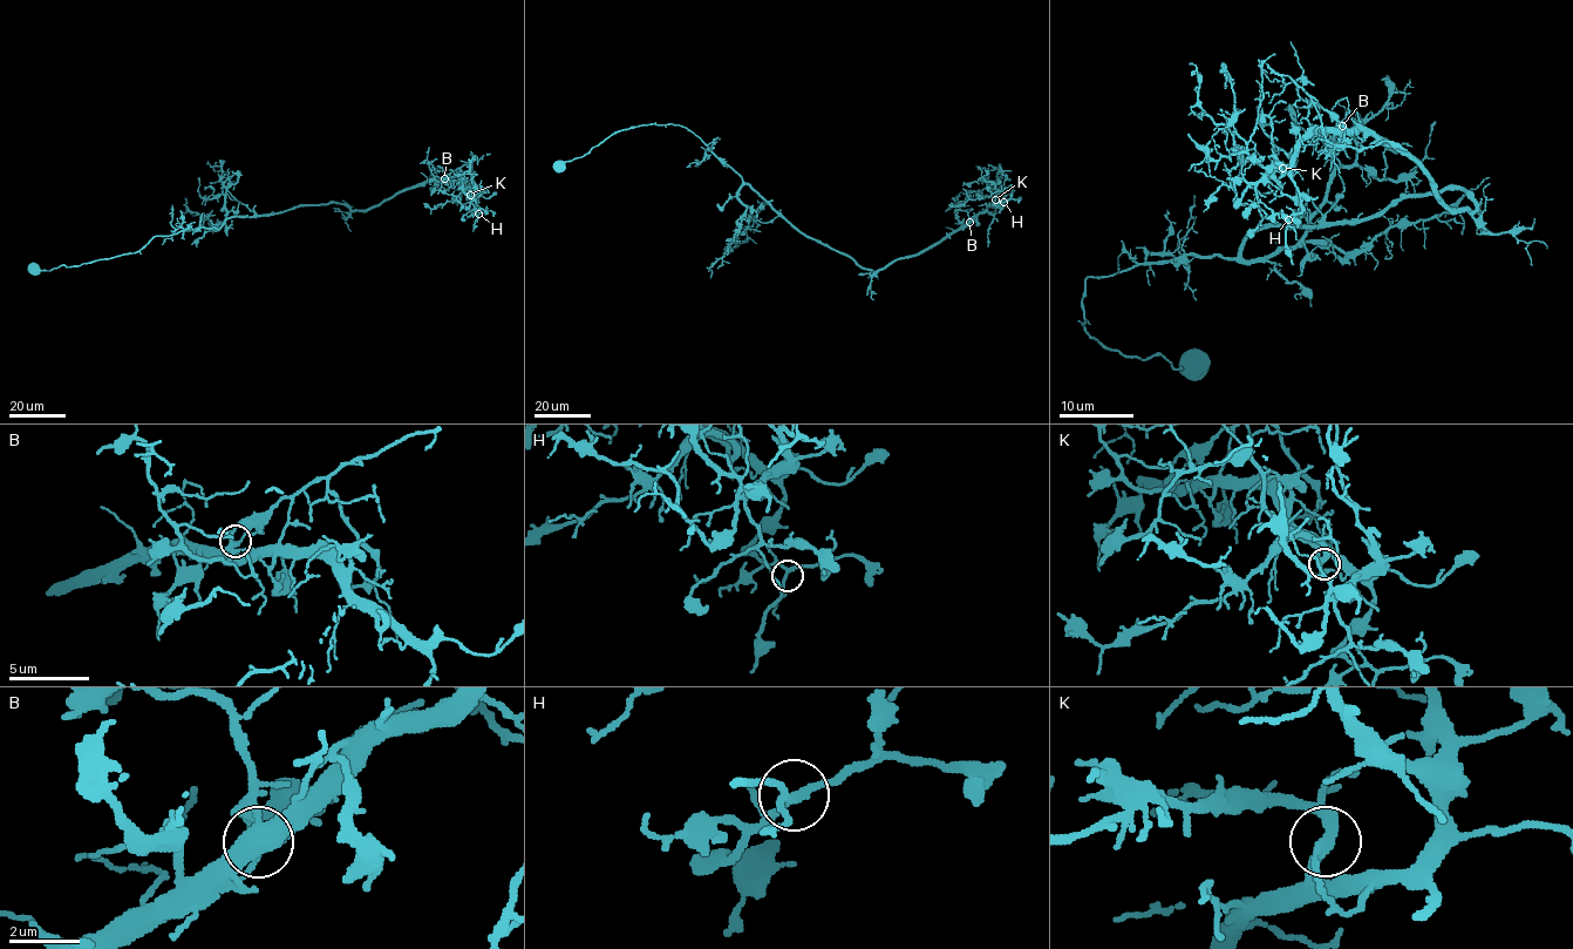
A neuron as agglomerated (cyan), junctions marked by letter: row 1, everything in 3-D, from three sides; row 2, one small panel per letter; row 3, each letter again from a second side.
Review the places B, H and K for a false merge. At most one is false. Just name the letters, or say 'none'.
B

